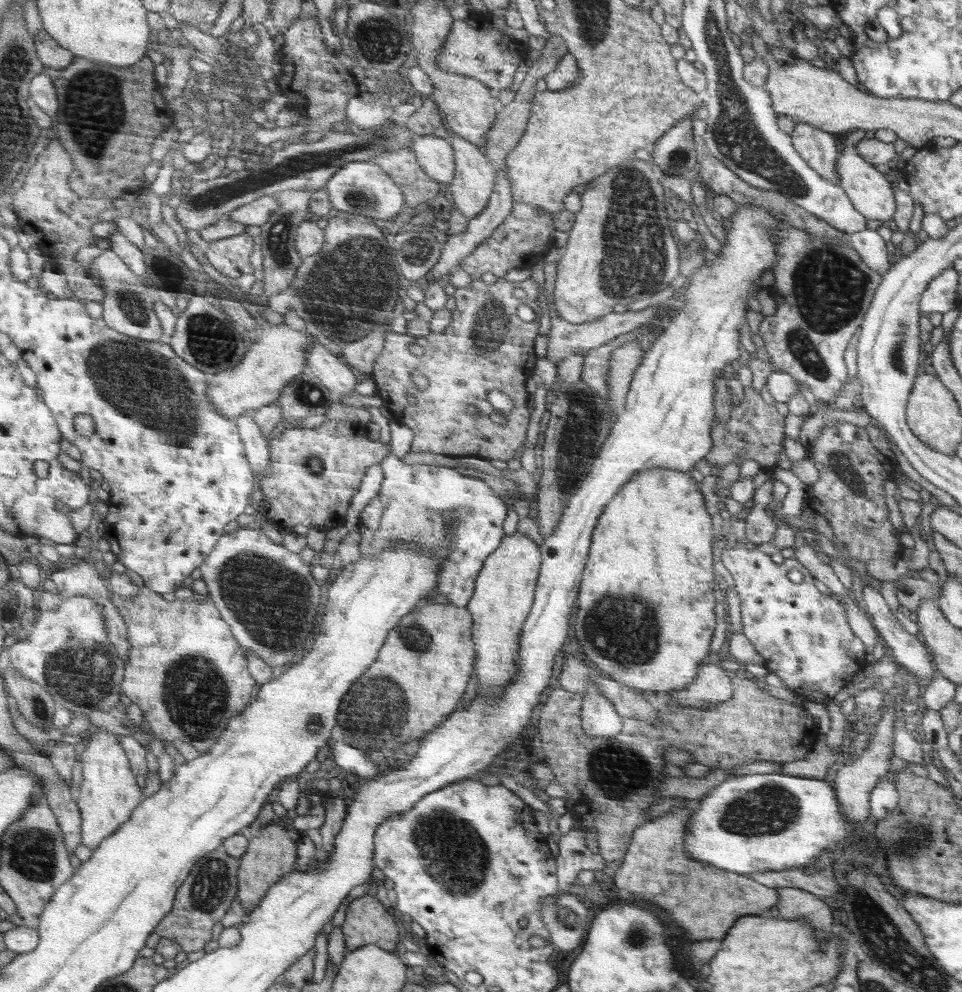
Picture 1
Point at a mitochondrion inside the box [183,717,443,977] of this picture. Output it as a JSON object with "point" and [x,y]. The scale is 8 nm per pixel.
{"point":[210,887]}

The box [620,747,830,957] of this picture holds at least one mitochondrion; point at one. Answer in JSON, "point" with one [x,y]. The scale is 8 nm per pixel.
{"point":[767,809]}

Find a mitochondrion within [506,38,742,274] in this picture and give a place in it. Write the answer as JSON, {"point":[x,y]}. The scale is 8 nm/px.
{"point":[679,159]}

